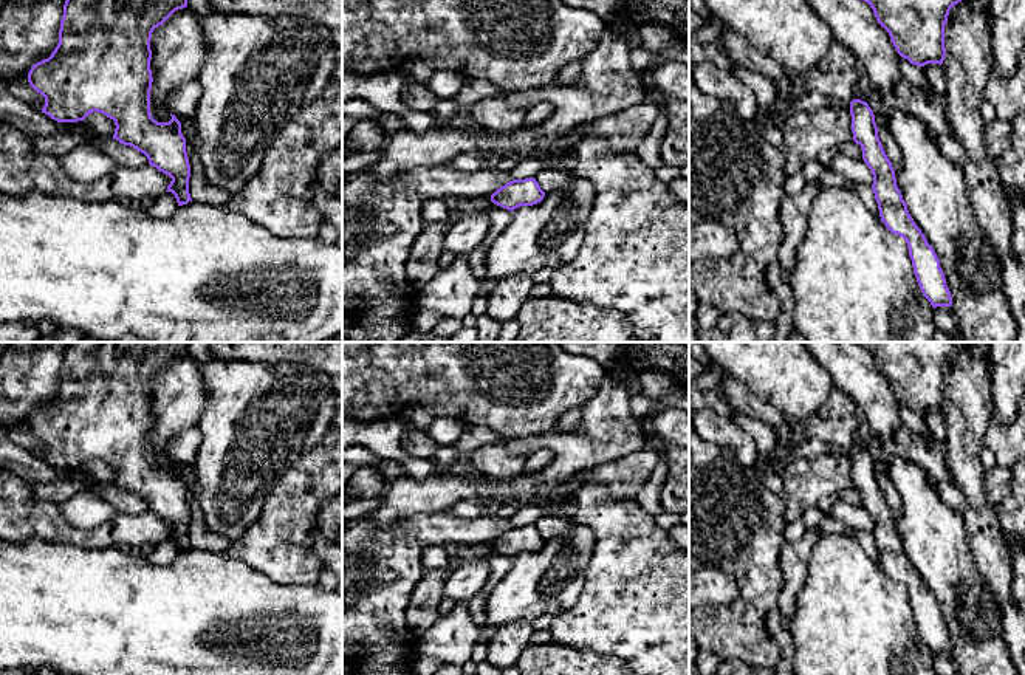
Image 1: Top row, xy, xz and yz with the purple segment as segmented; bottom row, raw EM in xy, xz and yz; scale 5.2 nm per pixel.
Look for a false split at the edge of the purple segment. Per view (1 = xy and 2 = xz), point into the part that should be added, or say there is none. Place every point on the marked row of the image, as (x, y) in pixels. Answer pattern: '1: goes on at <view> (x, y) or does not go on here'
1: does not go on here
2: does not go on here

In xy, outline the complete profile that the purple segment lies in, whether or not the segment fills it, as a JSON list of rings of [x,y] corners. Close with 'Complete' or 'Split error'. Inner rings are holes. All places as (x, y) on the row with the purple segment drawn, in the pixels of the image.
[[[65,0],[57,46],[28,73],[29,85],[45,98],[42,113],[51,119],[77,122],[93,111],[113,119],[113,139],[144,153],[150,166],[172,178],[166,192],[175,195],[178,206],[192,201],[190,164],[177,116],[170,113],[169,122],[158,122],[150,115],[150,39],[155,28],[186,6],[187,0]]]. Complete

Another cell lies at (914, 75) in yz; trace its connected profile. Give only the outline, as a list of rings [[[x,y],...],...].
[[[900,54],[896,59],[898,59],[901,79],[907,81],[909,84],[918,87],[923,91],[932,90],[923,67],[910,63],[907,59],[901,57]]]

